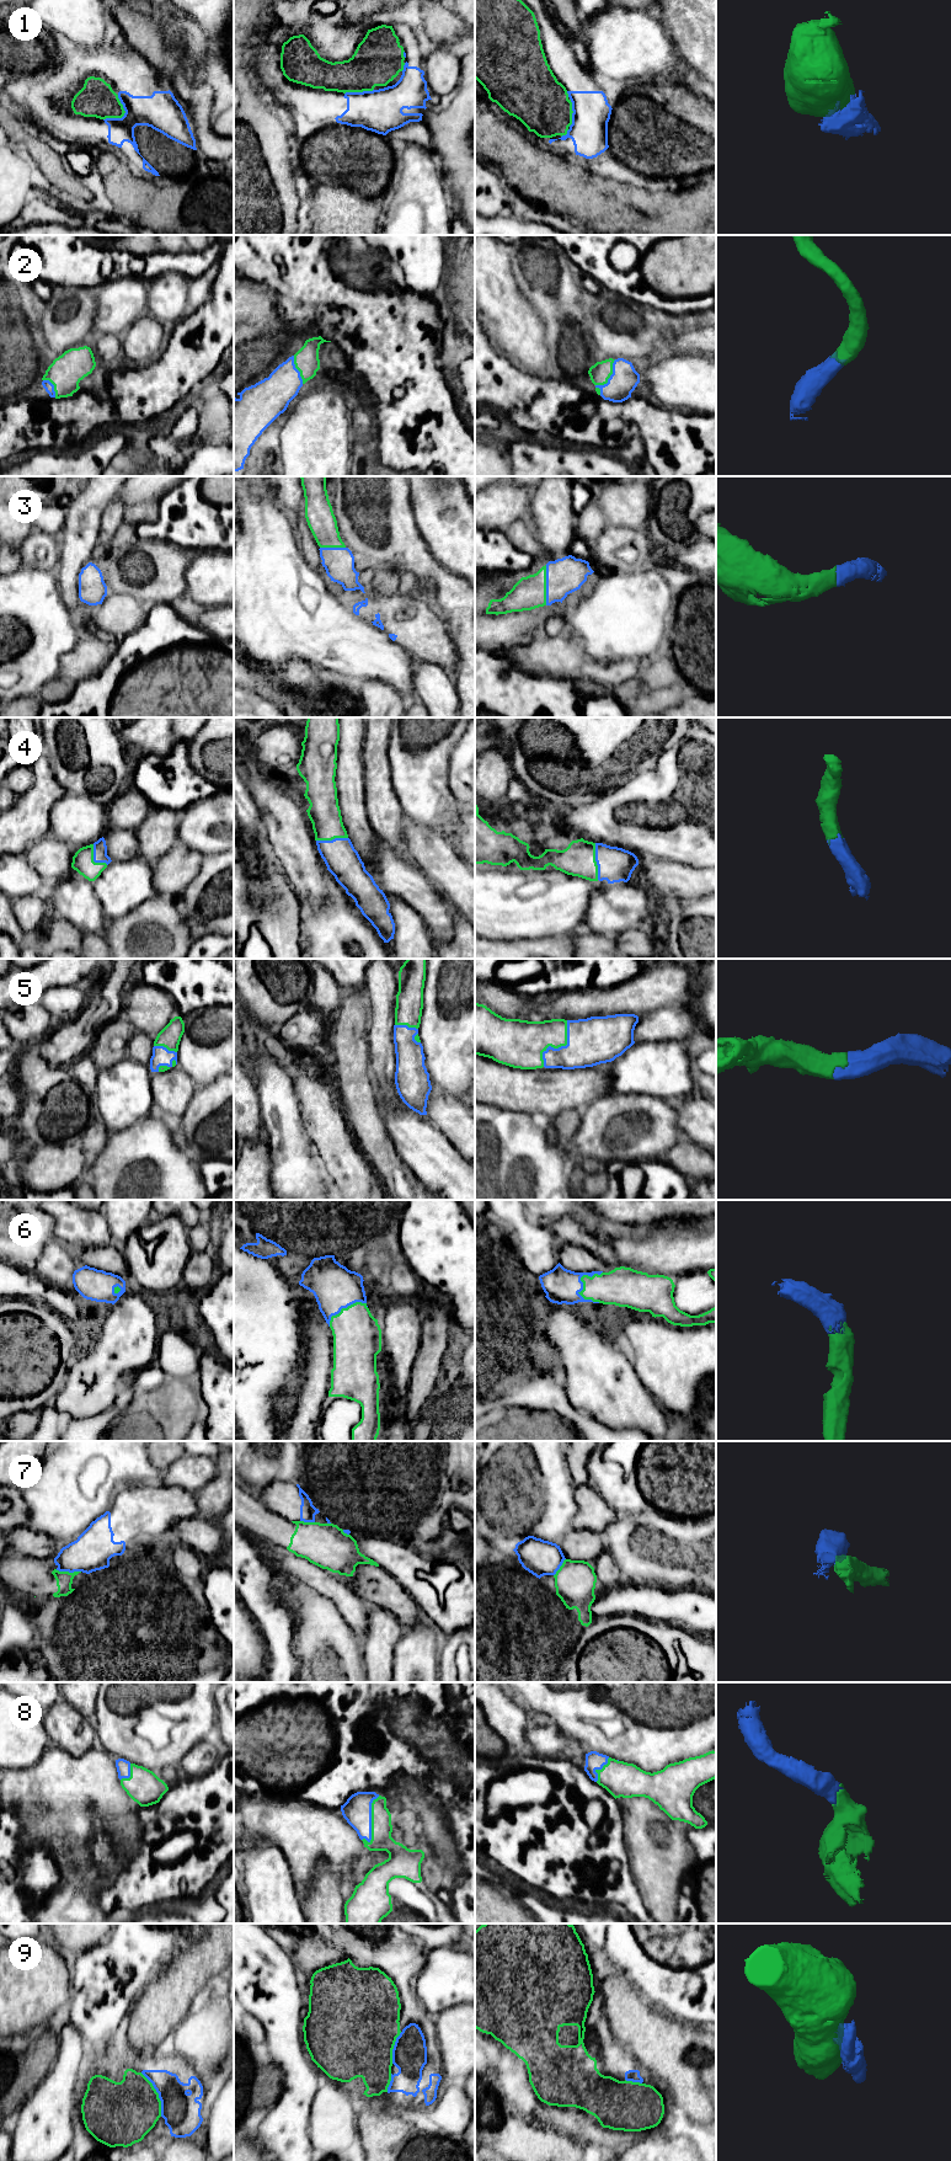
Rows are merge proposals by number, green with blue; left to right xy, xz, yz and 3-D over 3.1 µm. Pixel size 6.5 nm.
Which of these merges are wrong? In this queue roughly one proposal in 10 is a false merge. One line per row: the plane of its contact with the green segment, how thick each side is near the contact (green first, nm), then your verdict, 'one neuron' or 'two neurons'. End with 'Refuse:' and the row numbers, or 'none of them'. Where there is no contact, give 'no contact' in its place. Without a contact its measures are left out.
1: contact in xy; calibres 240 and 240 nm; one neuron
2: contact in yz; calibres 140 and 180 nm; one neuron
3: contact in yz; calibres 220 and 240 nm; one neuron
4: contact in yz; calibres 220 and 220 nm; one neuron
5: contact in yz; calibres 300 and 320 nm; one neuron
6: contact in yz; calibres 220 and 220 nm; one neuron
7: contact in xy; calibres 110 and 260 nm; two neurons
8: contact in xz; calibres 140 and 190 nm; one neuron
9: contact in xy; calibres 400 and 260 nm; one neuron
Refuse: 7

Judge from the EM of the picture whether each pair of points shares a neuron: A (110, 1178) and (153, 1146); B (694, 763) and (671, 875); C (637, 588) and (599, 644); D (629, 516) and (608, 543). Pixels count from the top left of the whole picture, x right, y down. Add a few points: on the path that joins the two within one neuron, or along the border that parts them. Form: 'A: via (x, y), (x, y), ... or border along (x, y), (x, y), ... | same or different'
A: via (117, 1166), (137, 1146), (140, 1146) | same
B: border along (660, 858), (684, 865) | different
C: via (628, 602), (599, 630) | same
D: border along (608, 524), (642, 531) | different

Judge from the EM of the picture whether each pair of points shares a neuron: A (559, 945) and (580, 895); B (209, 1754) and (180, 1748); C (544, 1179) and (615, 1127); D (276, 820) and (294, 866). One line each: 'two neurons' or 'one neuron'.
A: two neurons
B: two neurons
C: one neuron
D: one neuron

